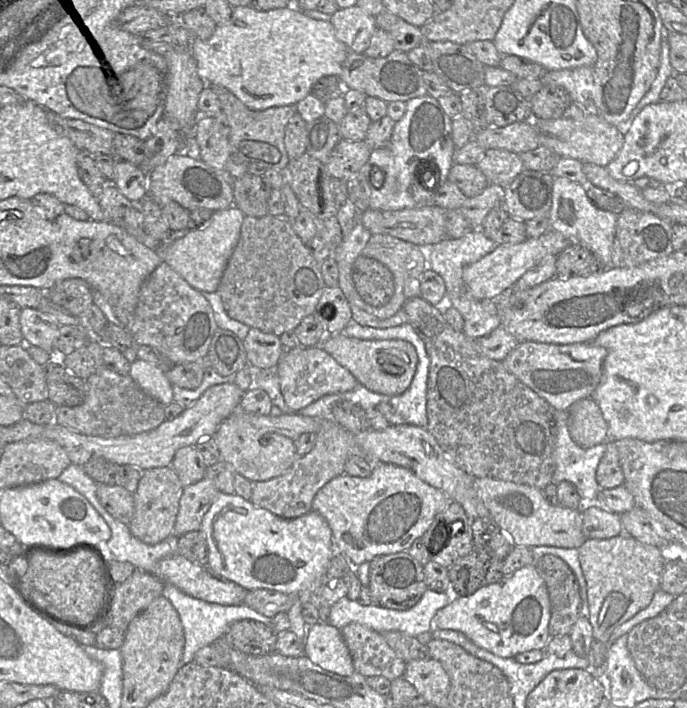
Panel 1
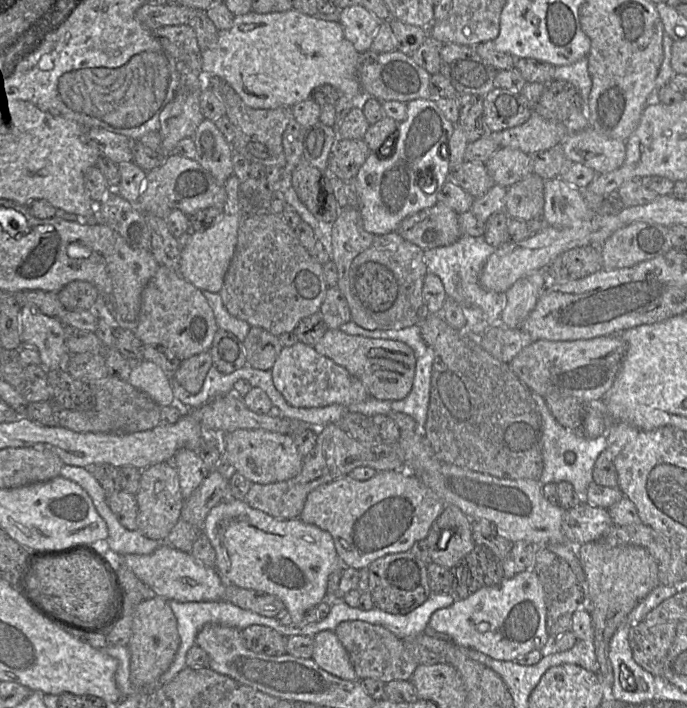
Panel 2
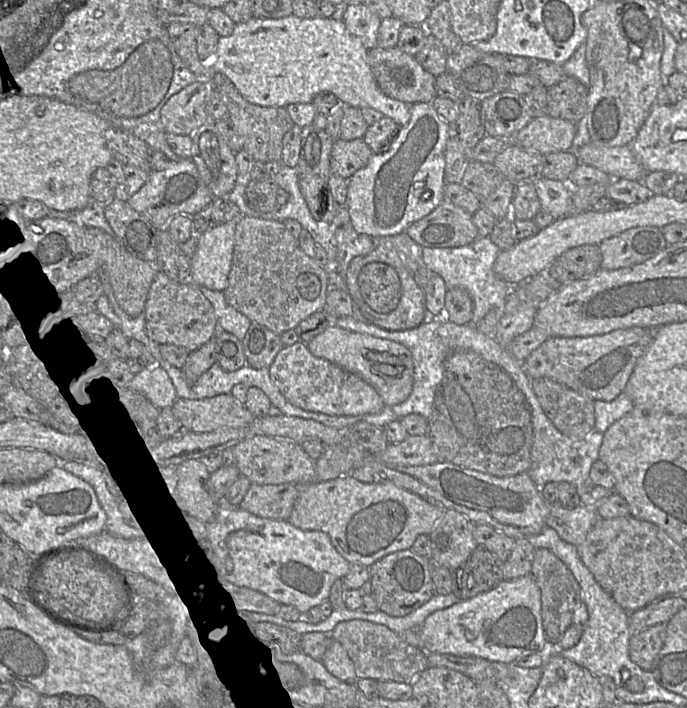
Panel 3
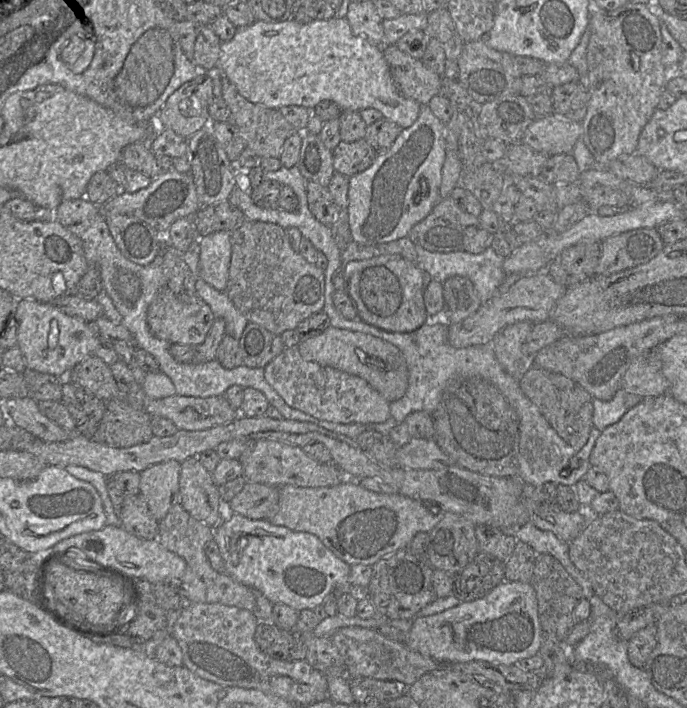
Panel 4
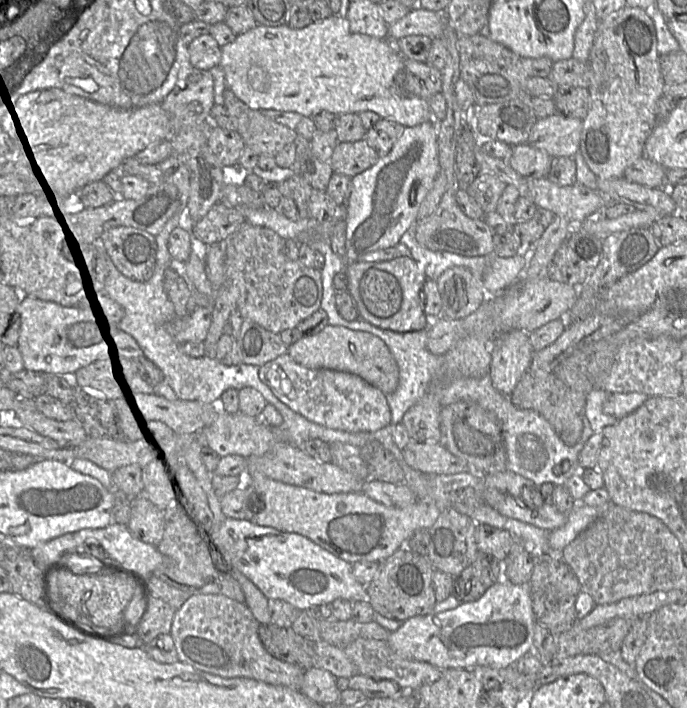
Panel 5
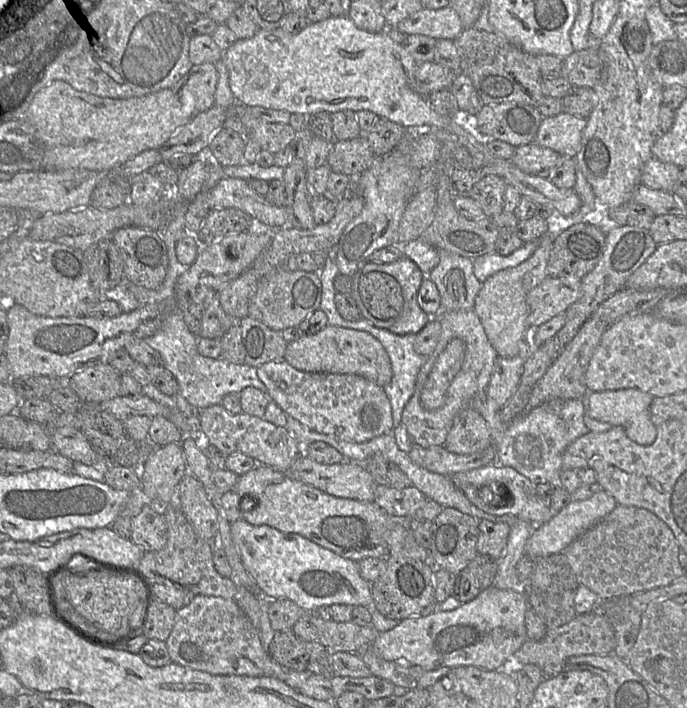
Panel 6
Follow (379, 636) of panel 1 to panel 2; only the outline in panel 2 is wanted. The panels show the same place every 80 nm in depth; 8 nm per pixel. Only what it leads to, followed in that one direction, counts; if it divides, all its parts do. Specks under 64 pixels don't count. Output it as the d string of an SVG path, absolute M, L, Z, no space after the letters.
M343 621L334 630L350 656L358 680L373 678L384 683L393 680L410 680L419 665L404 645L404 641L386 628L365 621Z

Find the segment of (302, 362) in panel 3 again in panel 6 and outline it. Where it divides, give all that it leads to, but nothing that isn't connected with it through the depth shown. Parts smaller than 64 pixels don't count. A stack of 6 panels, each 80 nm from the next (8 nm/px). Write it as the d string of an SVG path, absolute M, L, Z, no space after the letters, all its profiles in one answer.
M284 359L257 367L267 396L284 413L316 432L363 443L394 429L392 408L384 387L356 374L300 371Z

